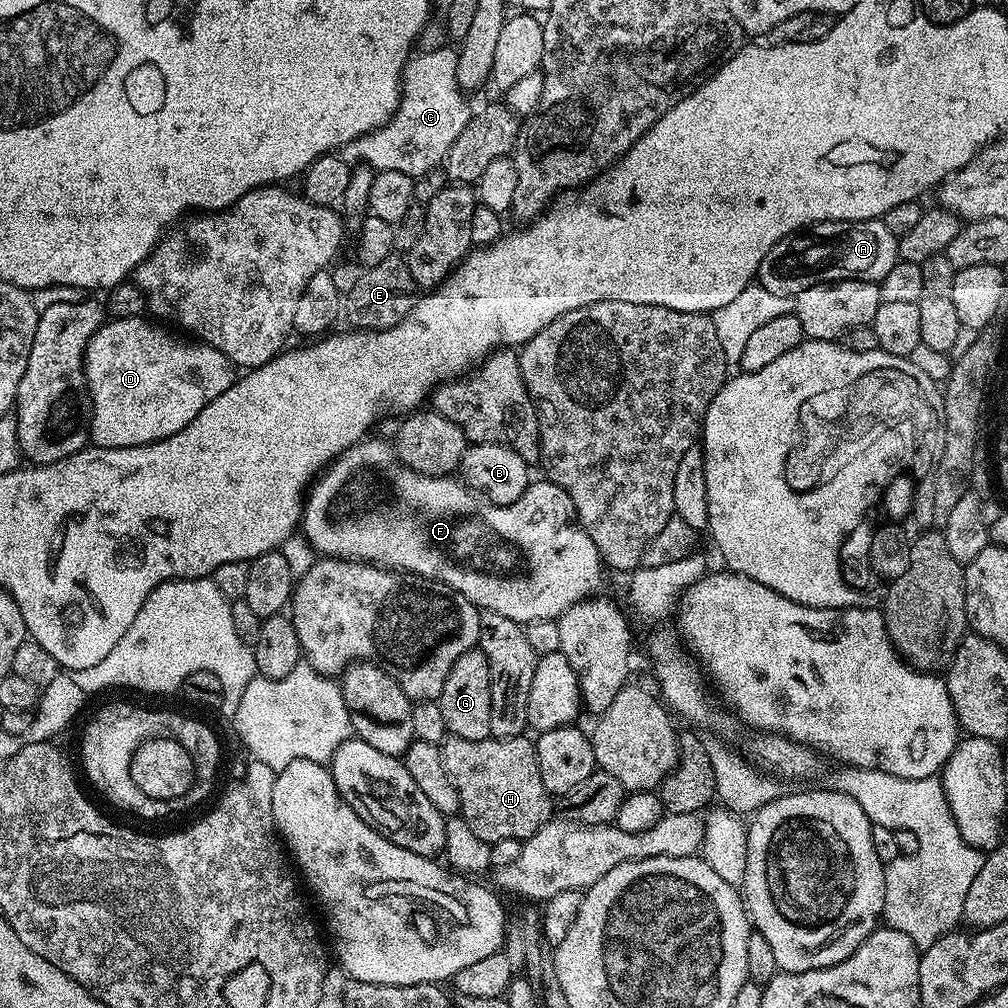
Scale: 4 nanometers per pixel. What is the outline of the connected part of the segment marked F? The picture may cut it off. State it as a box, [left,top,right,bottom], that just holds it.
[302,438,606,624]

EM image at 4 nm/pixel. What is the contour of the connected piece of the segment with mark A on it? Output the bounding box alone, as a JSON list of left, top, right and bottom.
[756,219,898,297]

